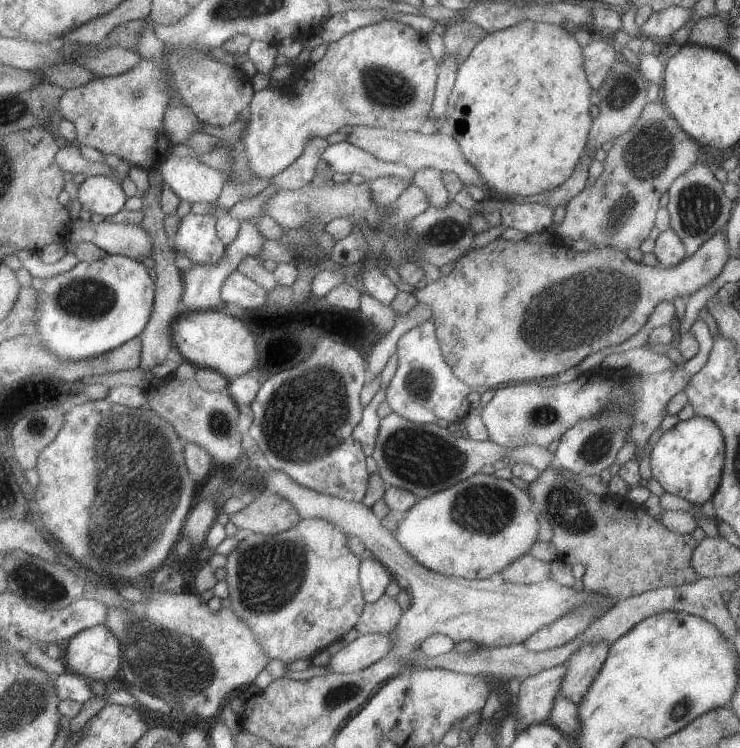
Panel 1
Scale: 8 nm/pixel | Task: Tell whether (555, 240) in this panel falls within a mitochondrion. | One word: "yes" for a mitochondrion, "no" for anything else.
no

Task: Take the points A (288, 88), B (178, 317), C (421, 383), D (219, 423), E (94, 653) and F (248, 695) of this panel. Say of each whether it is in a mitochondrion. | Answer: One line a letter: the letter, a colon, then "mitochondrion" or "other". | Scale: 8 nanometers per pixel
A: other
B: other
C: mitochondrion
D: mitochondrion
E: other
F: other

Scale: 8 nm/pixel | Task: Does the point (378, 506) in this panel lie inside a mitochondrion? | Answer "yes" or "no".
no

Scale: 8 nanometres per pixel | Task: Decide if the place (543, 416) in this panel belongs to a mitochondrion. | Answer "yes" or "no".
yes

